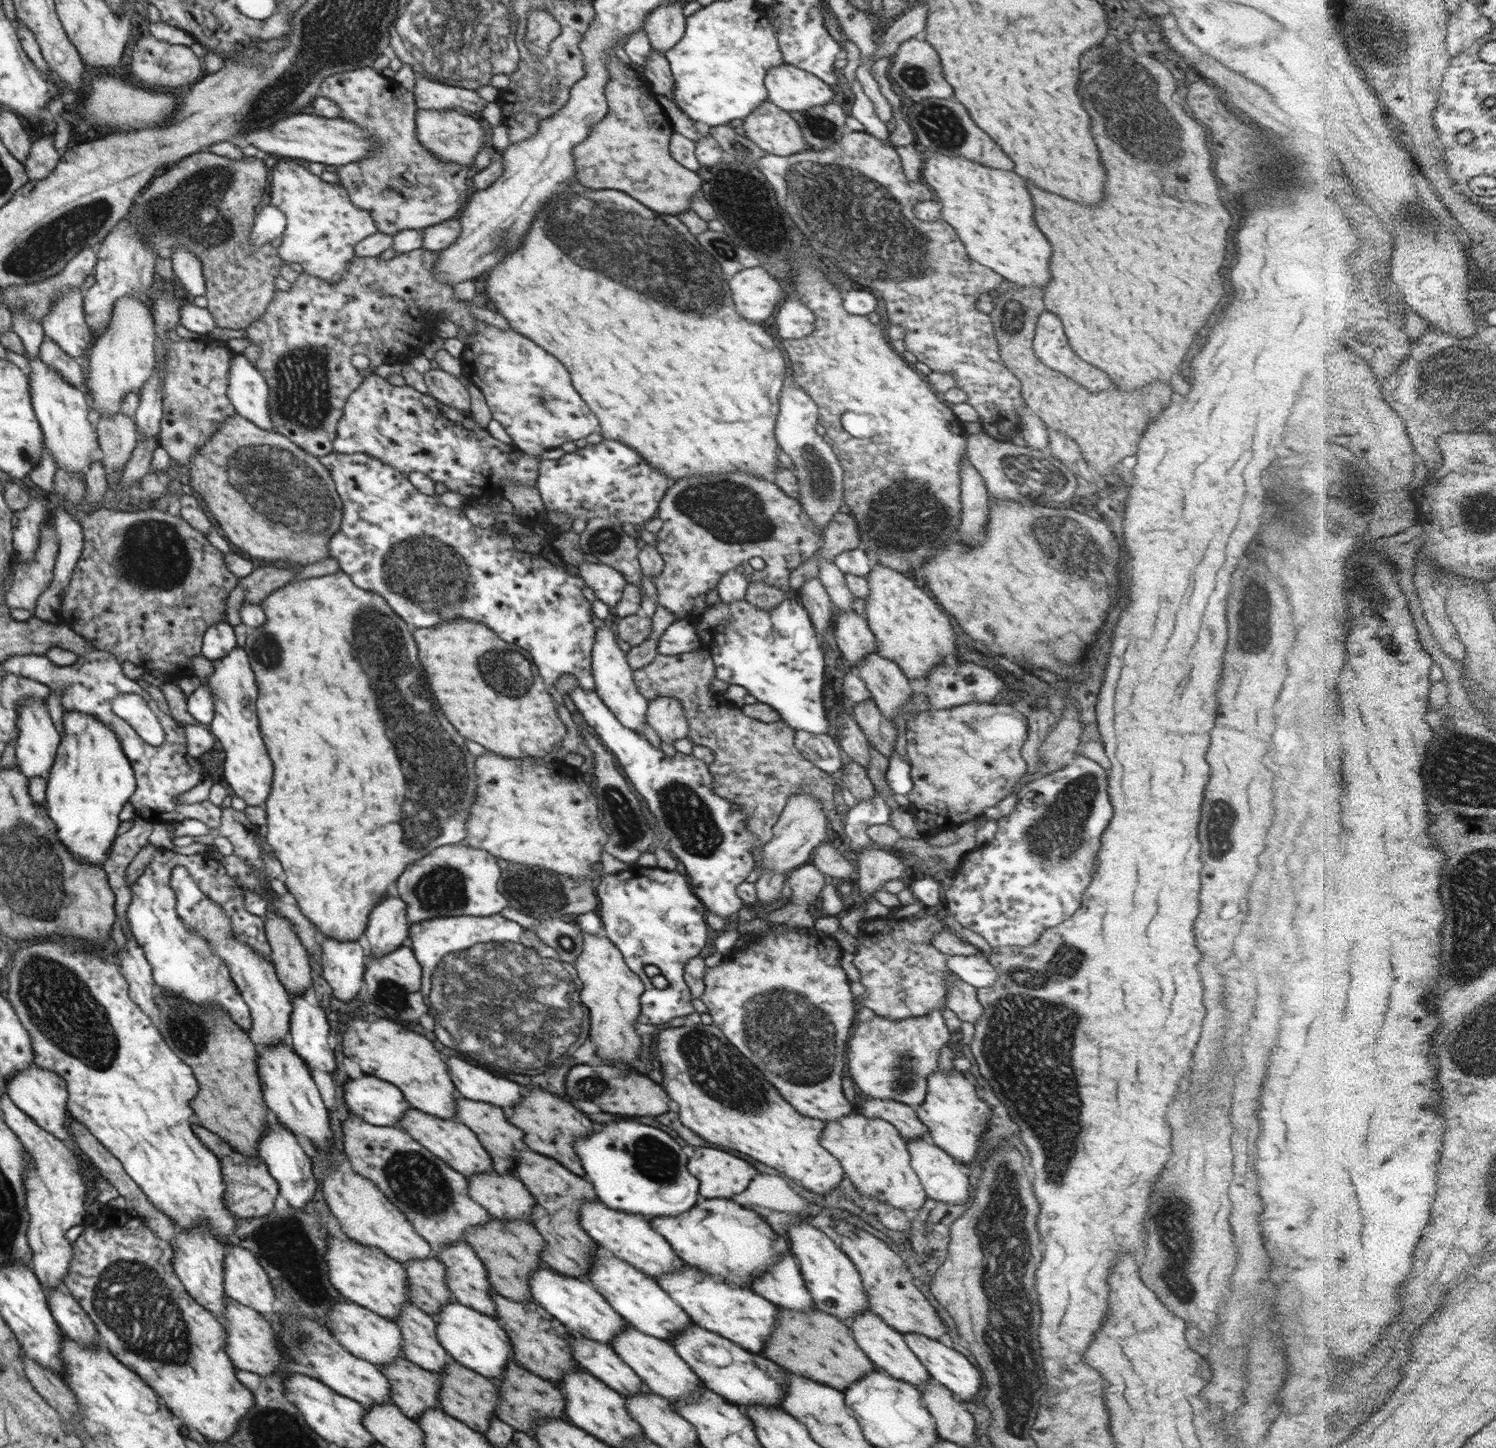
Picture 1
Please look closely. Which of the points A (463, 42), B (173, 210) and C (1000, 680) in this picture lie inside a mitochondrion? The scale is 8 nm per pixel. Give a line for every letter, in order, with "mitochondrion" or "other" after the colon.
A: mitochondrion
B: mitochondrion
C: other

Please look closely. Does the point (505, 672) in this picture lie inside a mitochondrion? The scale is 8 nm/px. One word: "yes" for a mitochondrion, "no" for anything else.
yes

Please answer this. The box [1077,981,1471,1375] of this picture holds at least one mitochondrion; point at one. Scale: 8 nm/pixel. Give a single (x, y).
(1175, 1215)

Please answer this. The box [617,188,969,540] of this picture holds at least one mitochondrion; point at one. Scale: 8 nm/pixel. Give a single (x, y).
(820, 482)

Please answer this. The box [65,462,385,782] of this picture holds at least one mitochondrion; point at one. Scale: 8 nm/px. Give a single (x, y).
(149, 556)

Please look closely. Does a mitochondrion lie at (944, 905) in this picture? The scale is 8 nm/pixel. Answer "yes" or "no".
no

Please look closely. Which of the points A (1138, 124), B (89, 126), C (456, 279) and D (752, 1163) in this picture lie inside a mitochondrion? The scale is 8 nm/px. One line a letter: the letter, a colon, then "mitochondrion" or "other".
A: mitochondrion
B: other
C: other
D: other

